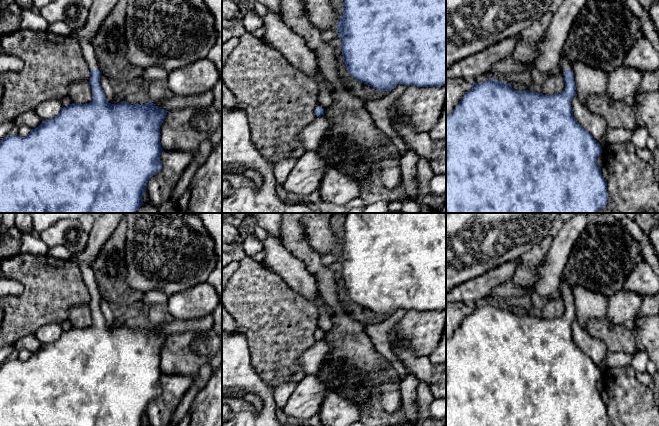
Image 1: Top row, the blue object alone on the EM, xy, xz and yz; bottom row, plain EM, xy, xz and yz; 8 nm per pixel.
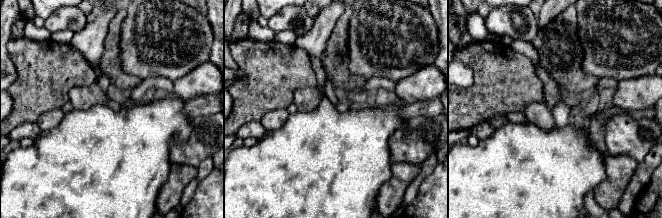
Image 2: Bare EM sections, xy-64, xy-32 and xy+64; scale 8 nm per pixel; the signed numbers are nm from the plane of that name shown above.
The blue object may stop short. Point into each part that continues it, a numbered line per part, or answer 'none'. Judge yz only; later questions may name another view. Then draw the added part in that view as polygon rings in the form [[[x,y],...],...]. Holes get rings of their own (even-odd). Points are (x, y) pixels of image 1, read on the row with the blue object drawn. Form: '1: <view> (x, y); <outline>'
1: yz (566, 63); [[[565,58],[562,61],[562,66],[563,66],[564,71],[572,69],[572,67],[573,67],[573,65],[571,64],[571,62],[570,62],[570,60],[568,58]]]

